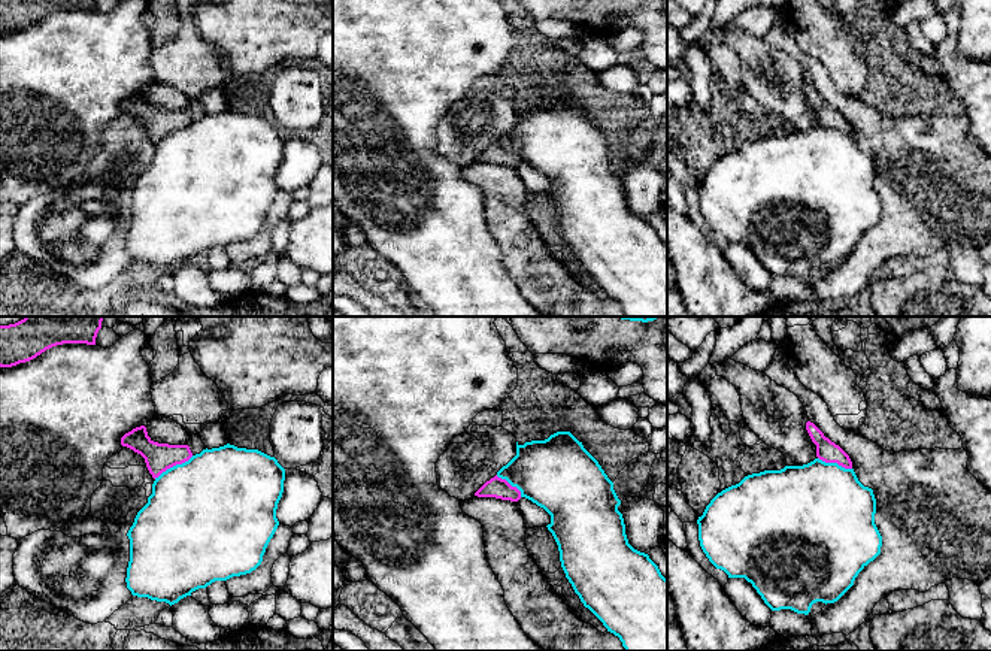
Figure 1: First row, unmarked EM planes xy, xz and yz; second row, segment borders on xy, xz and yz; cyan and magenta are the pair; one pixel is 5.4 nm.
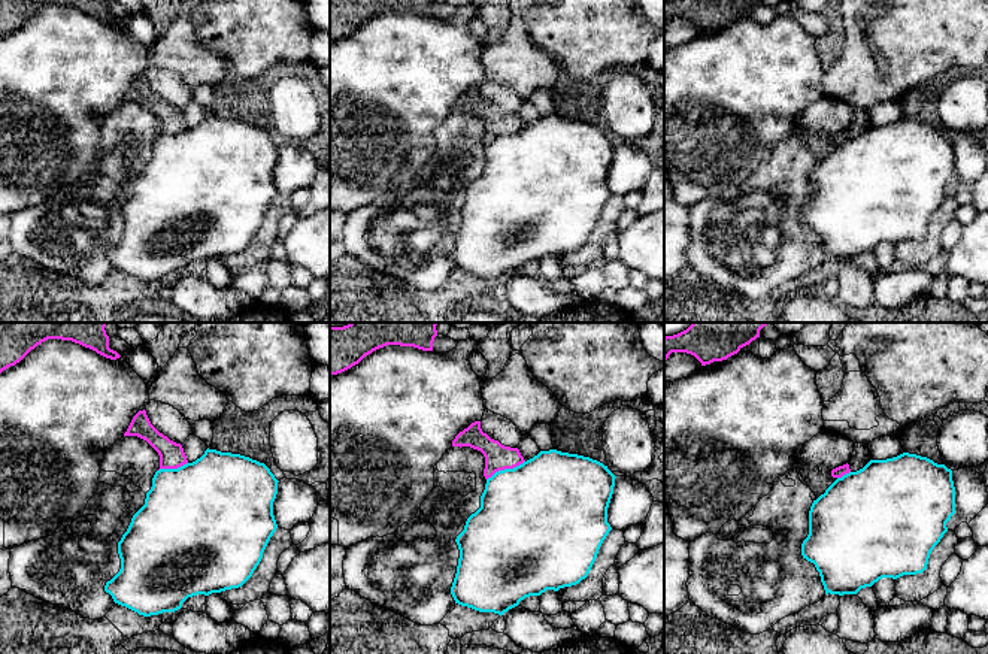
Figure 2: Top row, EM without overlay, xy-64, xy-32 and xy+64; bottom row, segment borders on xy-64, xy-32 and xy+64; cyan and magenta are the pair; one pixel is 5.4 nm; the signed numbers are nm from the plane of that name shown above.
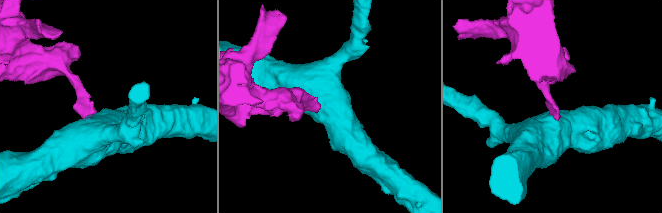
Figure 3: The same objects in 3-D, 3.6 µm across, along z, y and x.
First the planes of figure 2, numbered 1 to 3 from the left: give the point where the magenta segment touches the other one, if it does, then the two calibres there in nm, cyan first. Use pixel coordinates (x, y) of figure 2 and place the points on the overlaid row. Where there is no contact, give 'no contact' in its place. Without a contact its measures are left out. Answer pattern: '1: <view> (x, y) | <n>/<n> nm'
1: xy-64 (172, 469) | 500/140 nm
2: xy-32 (505, 469) | 480/140 nm
3: xy+64 (843, 475) | 500/60 nm

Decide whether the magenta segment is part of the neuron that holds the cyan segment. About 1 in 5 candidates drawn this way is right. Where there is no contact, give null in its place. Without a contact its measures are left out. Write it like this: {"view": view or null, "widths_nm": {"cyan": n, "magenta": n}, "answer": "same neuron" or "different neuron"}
{"view": "xy", "widths_nm": {"cyan": 500, "magenta": 160}, "answer": "different neuron"}

